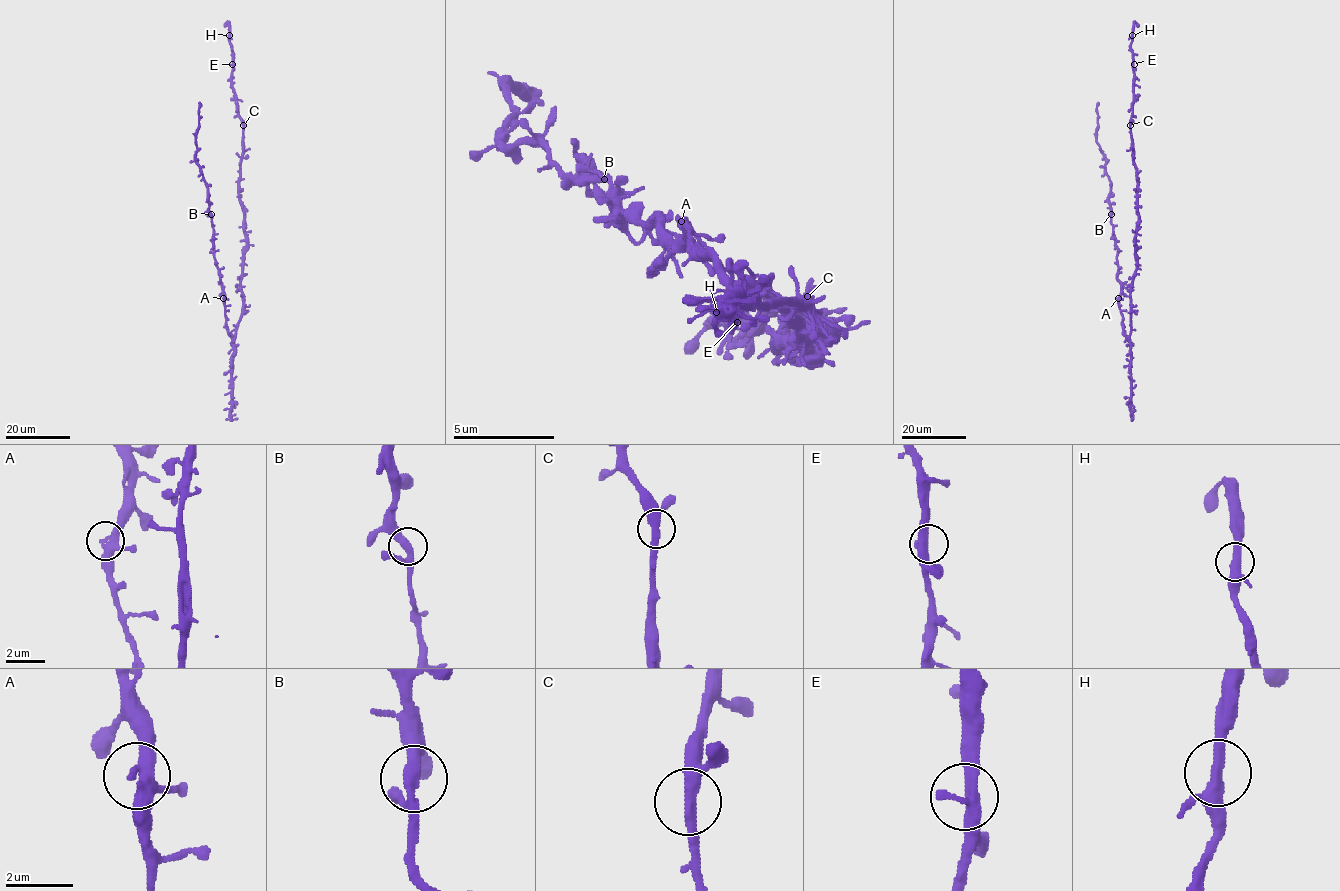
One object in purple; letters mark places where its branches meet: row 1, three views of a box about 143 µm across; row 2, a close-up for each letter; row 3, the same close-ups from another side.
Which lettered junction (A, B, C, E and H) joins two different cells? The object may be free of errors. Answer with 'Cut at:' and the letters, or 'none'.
Cut at: none

